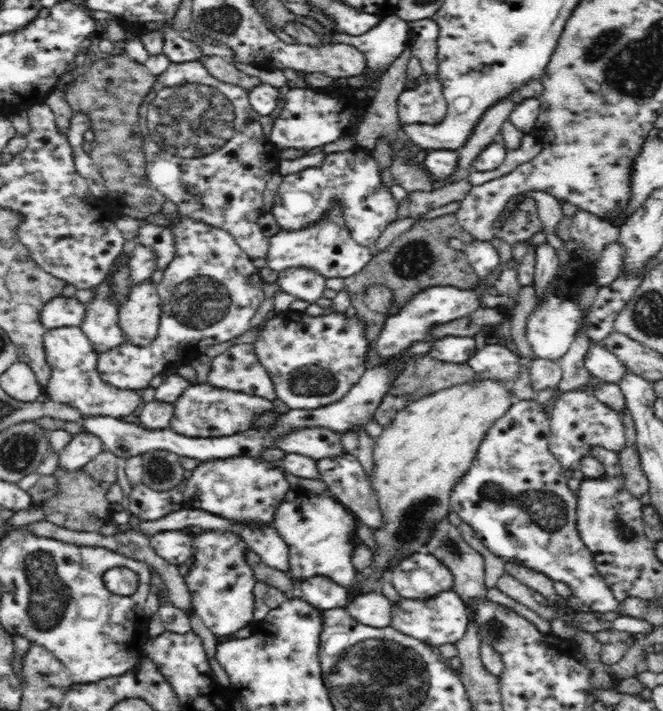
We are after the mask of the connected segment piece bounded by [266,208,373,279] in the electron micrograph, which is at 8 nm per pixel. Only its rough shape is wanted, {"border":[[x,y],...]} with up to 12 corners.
{"border":[[332,208],[303,229],[269,238],[267,266],[326,278],[363,270],[373,257]]}

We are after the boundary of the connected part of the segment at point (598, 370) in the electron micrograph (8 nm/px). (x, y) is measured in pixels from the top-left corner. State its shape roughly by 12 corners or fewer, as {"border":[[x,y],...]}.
{"border":[[602,344],[584,359],[591,376],[618,384],[626,365]]}

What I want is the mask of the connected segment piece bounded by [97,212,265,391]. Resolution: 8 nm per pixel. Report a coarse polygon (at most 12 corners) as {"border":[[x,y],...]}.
{"border":[[179,212],[150,346],[99,354],[133,391],[252,328],[259,269],[229,232]]}

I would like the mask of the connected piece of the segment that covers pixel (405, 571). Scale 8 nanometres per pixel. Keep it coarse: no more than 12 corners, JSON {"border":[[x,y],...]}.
{"border":[[424,551],[390,572],[394,589],[428,600],[454,587],[453,573]]}

